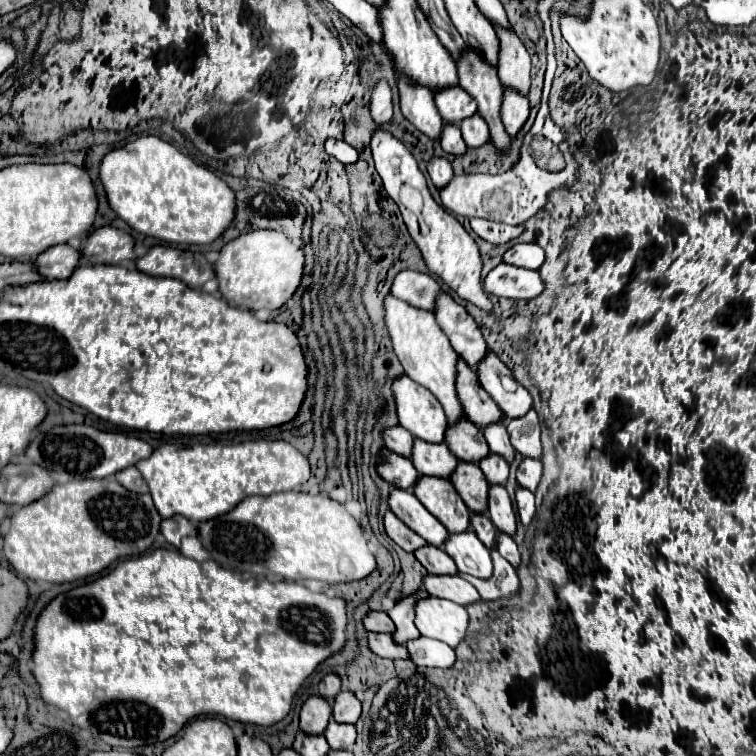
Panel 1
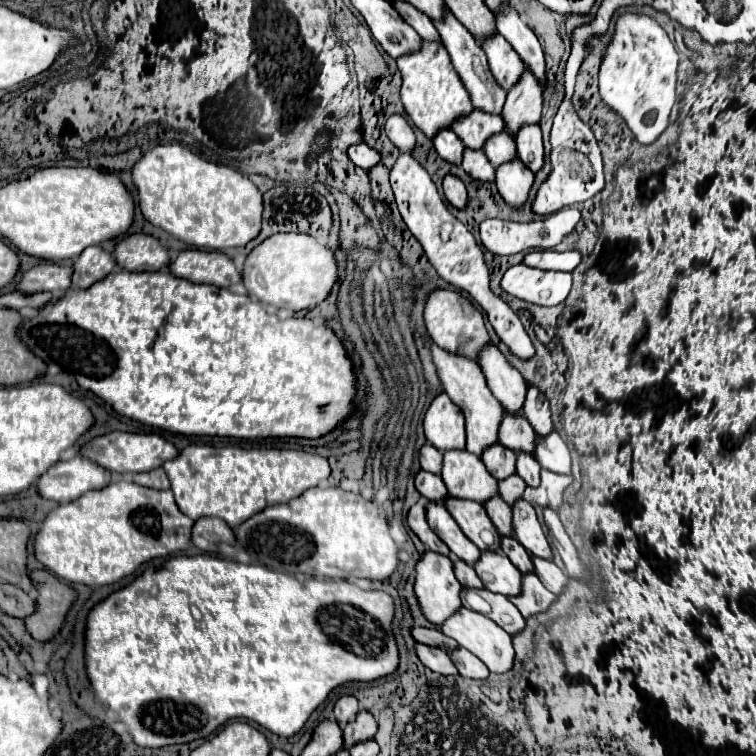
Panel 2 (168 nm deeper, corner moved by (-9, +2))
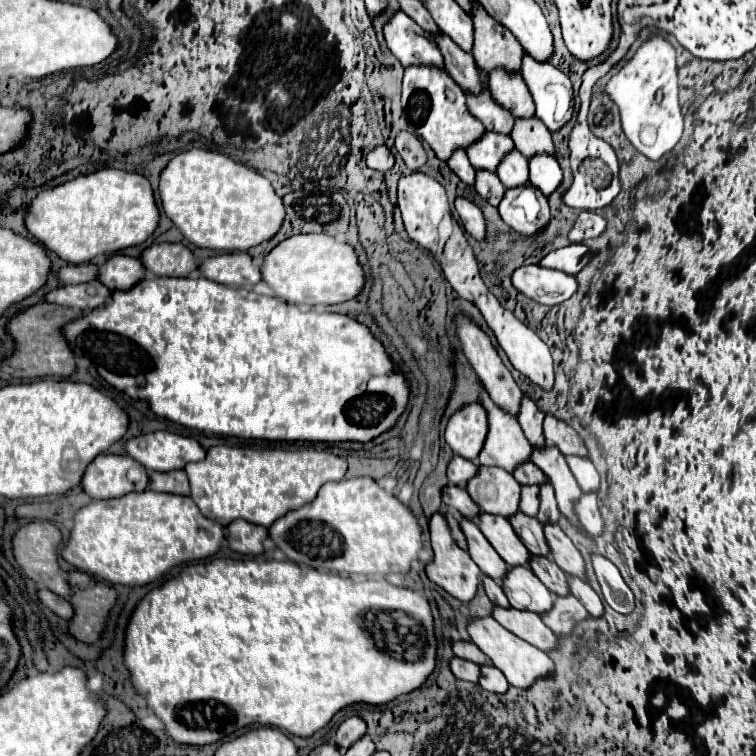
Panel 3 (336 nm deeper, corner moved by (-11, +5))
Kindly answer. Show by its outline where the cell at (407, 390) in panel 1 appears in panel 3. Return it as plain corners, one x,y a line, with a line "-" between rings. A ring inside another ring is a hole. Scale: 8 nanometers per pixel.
466,403
450,415
444,431
444,441
456,455
474,461
480,453
486,431
488,421
484,407
480,403

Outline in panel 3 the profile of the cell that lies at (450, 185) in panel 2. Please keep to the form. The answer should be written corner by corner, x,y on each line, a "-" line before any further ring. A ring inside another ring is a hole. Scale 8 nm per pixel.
456,197
454,207
456,207
458,215
460,215
460,221
462,221
464,229
466,229
472,237
482,239
484,233
486,233
486,225
484,225
482,211
480,211
472,201
468,201
466,197

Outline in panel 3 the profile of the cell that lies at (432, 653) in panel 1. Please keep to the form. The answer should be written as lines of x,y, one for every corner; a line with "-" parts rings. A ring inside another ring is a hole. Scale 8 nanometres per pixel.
480,665
480,681
478,681
478,685
482,689
486,689
486,691
492,691
492,693
504,693
508,689
508,681
502,675
502,671
498,671
492,665

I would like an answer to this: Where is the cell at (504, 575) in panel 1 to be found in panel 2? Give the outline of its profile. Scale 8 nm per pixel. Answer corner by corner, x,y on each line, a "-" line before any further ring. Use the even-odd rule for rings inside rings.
524,574
524,578
522,578
522,594
510,598
510,602
514,606
518,606
518,610
522,612
524,618
530,618
534,614
546,612
556,602
556,598
558,596
554,592
546,590
536,574

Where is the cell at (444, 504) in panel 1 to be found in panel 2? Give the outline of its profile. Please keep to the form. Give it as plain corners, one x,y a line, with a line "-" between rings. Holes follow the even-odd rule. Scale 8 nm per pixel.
446,498
446,508
452,514
452,518
458,522
462,532
478,544
480,550
492,550
498,552
498,540
500,534
494,528
492,520
488,518
482,504
472,500
458,500
458,498

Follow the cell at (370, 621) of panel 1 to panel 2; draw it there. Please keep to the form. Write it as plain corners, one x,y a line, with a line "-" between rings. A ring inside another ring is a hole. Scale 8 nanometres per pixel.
414,628
412,630
412,636
420,642
420,644
426,644
426,646
434,646
434,648
442,648
446,652
452,652
458,648
456,640
444,636
440,630
430,630
430,628

